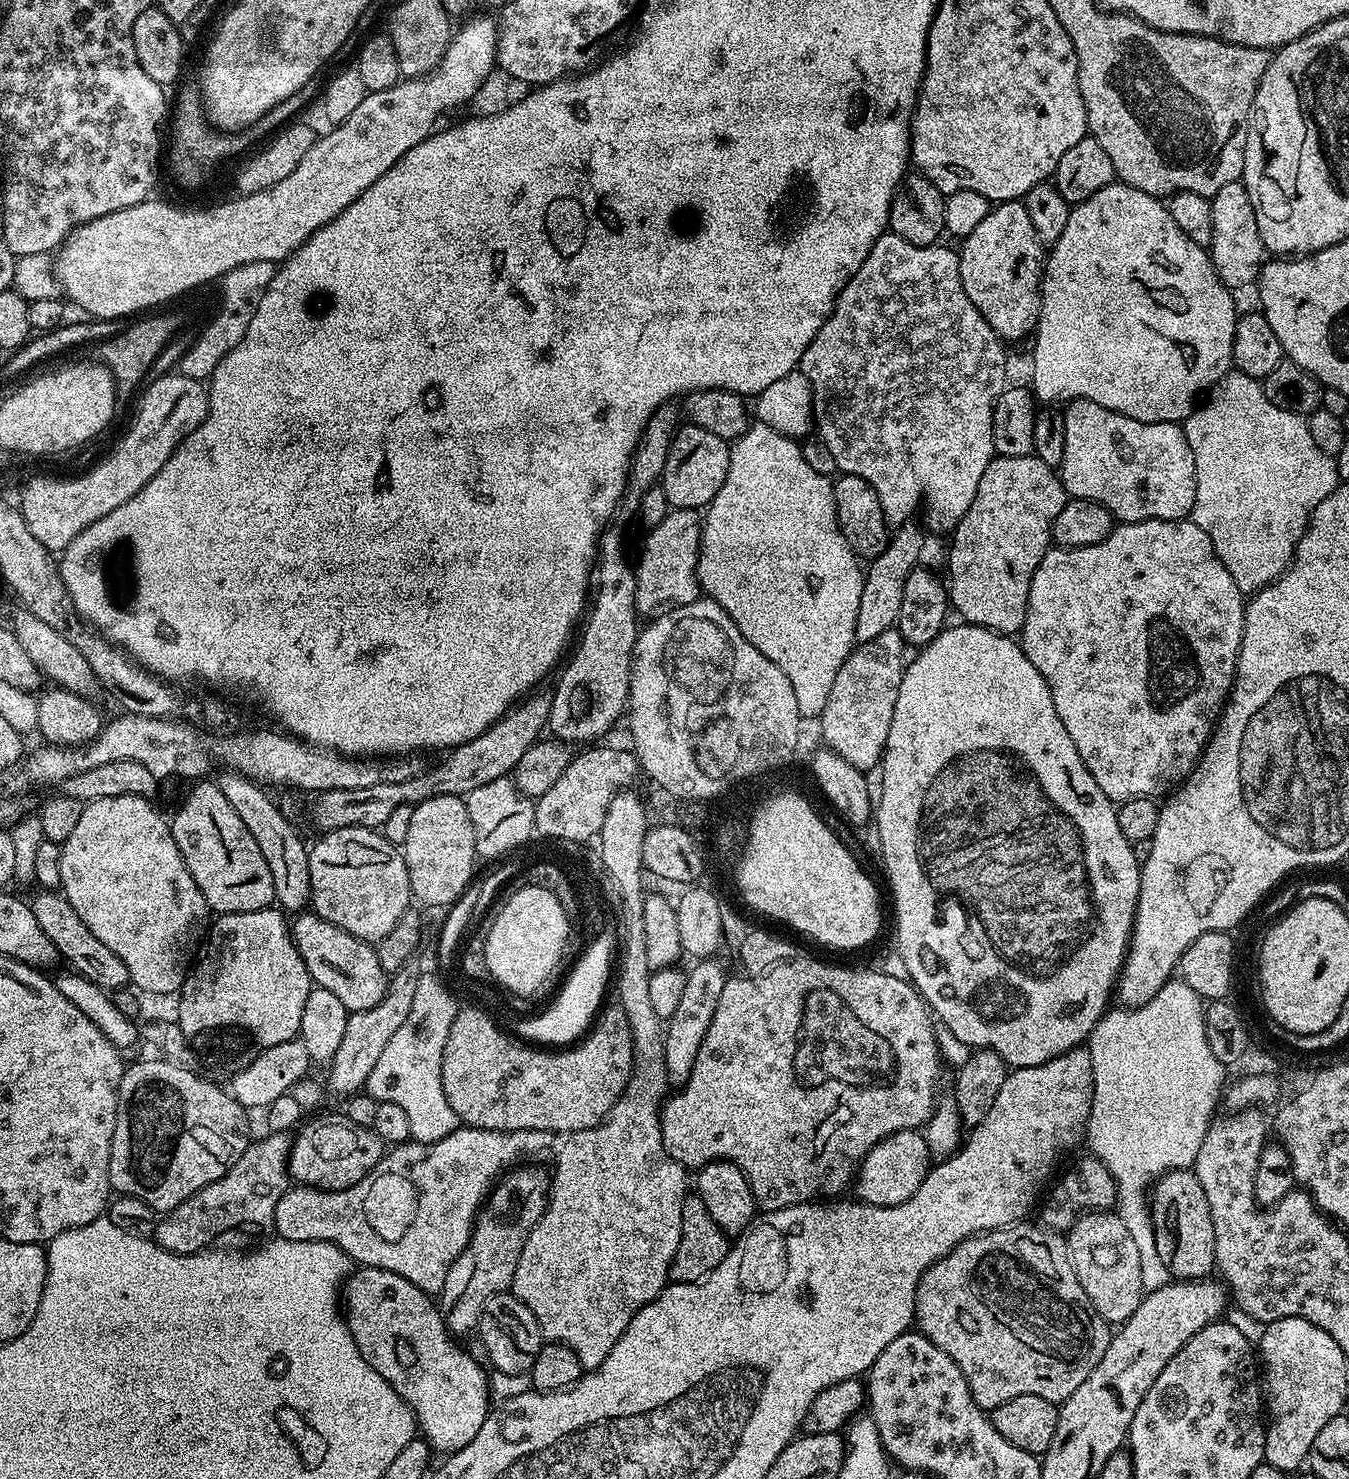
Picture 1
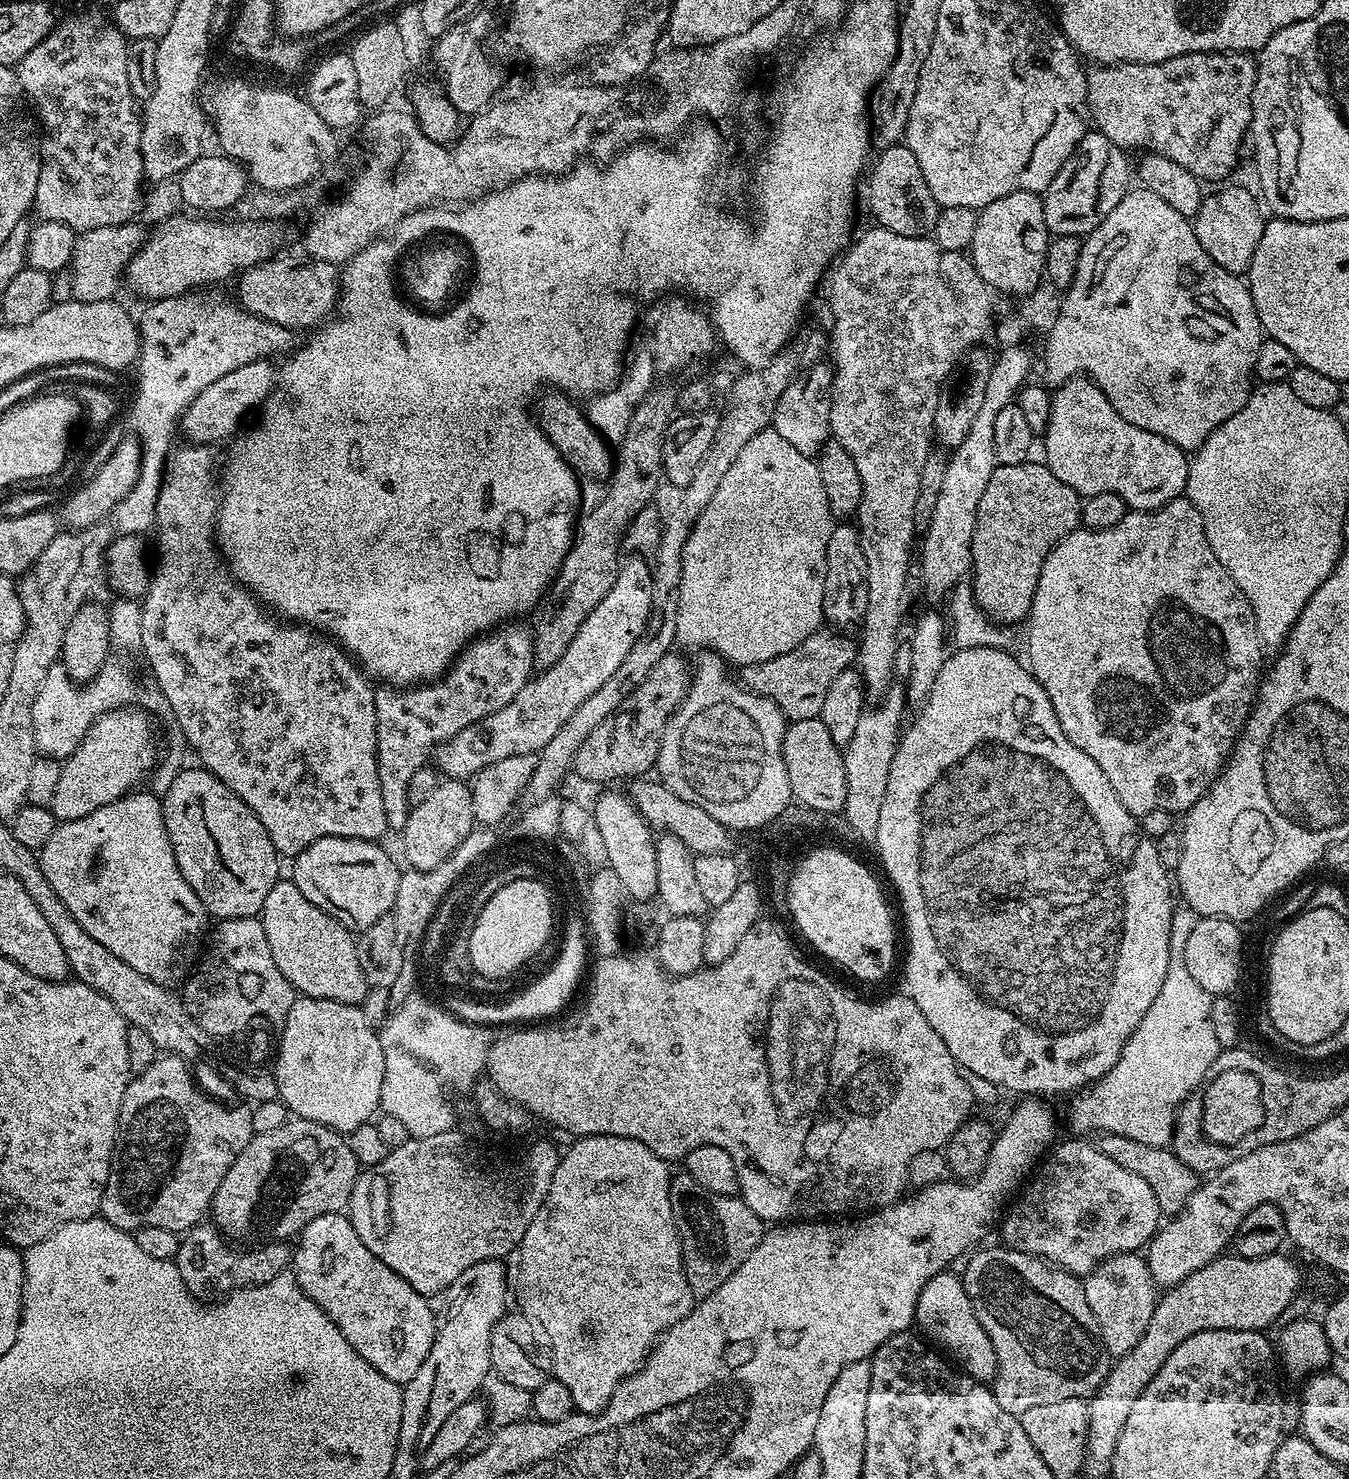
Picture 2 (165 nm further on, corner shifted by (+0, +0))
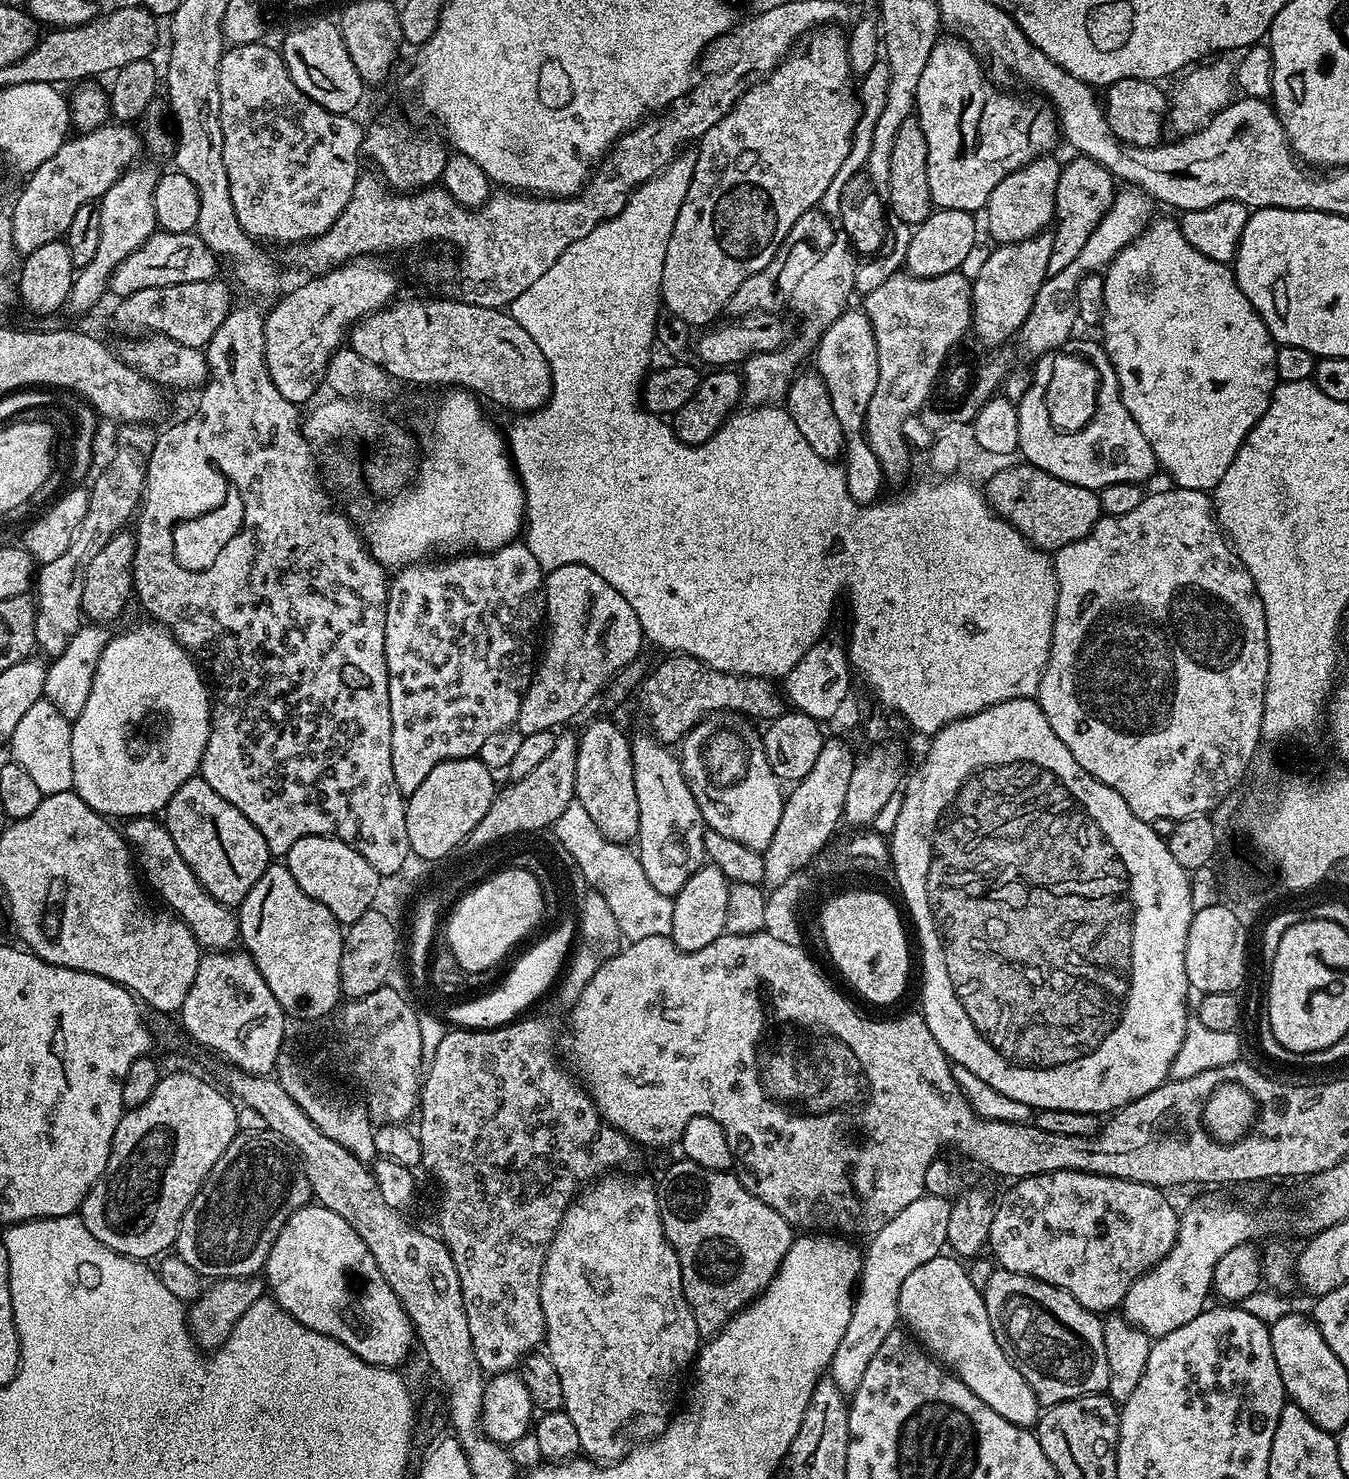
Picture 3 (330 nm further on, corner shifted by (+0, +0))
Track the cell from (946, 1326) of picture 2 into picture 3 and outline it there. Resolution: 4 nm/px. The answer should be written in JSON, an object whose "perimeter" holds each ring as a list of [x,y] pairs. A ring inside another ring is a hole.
{"perimeter":[[[941,1254],[918,1266],[918,1270],[902,1282],[900,1319],[903,1327],[953,1376],[974,1390],[994,1414],[1002,1414],[1006,1422],[1014,1422],[1020,1428],[1031,1429],[1040,1418],[1041,1402],[1034,1390],[1030,1390],[1026,1378],[1012,1365],[998,1338],[994,1338],[983,1291],[959,1263],[963,1264],[951,1255]]]}

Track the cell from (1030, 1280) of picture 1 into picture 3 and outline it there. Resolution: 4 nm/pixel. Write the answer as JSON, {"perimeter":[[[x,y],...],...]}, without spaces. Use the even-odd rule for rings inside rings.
{"perimeter":[[[1001,1267],[995,1271],[982,1284],[994,1338],[1041,1405],[1103,1393],[1108,1387],[1104,1320],[1058,1286]]]}

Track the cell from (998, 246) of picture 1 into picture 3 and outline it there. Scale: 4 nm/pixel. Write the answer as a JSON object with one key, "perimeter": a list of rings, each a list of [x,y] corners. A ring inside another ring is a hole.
{"perimeter":[[[1045,154],[1026,166],[1014,170],[994,190],[988,199],[986,215],[988,215],[988,232],[996,239],[997,245],[1022,242],[1026,238],[1036,236],[1045,231],[1053,223],[1056,215],[1056,195],[1058,194],[1058,178],[1062,167],[1055,155]]]}

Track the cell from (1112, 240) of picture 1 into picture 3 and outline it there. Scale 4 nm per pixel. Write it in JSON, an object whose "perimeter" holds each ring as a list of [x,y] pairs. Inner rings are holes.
{"perimeter":[[[1153,219],[1135,240],[1129,242],[1112,259],[1112,263],[1103,273],[1104,318],[1102,329],[1104,328],[1104,337],[1102,337],[1102,343],[1104,351],[1108,353],[1110,362],[1116,371],[1122,402],[1126,406],[1126,410],[1130,410],[1130,418],[1134,418],[1134,422],[1138,422],[1138,430],[1142,430],[1146,442],[1150,442],[1156,455],[1157,465],[1163,471],[1164,468],[1168,471],[1168,476],[1172,479],[1169,481],[1175,487],[1211,493],[1215,489],[1216,483],[1222,478],[1222,474],[1226,474],[1226,470],[1230,470],[1230,462],[1234,462],[1234,454],[1238,454],[1246,434],[1250,434],[1250,430],[1260,421],[1262,414],[1266,414],[1266,406],[1270,406],[1270,398],[1278,383],[1276,375],[1278,345],[1272,339],[1268,327],[1264,325],[1256,309],[1250,306],[1246,294],[1242,294],[1236,281],[1235,271],[1229,265],[1214,262],[1210,258],[1206,258],[1206,254],[1194,250],[1194,246],[1190,246],[1190,242],[1186,242],[1180,225],[1175,219],[1155,220]]]}

